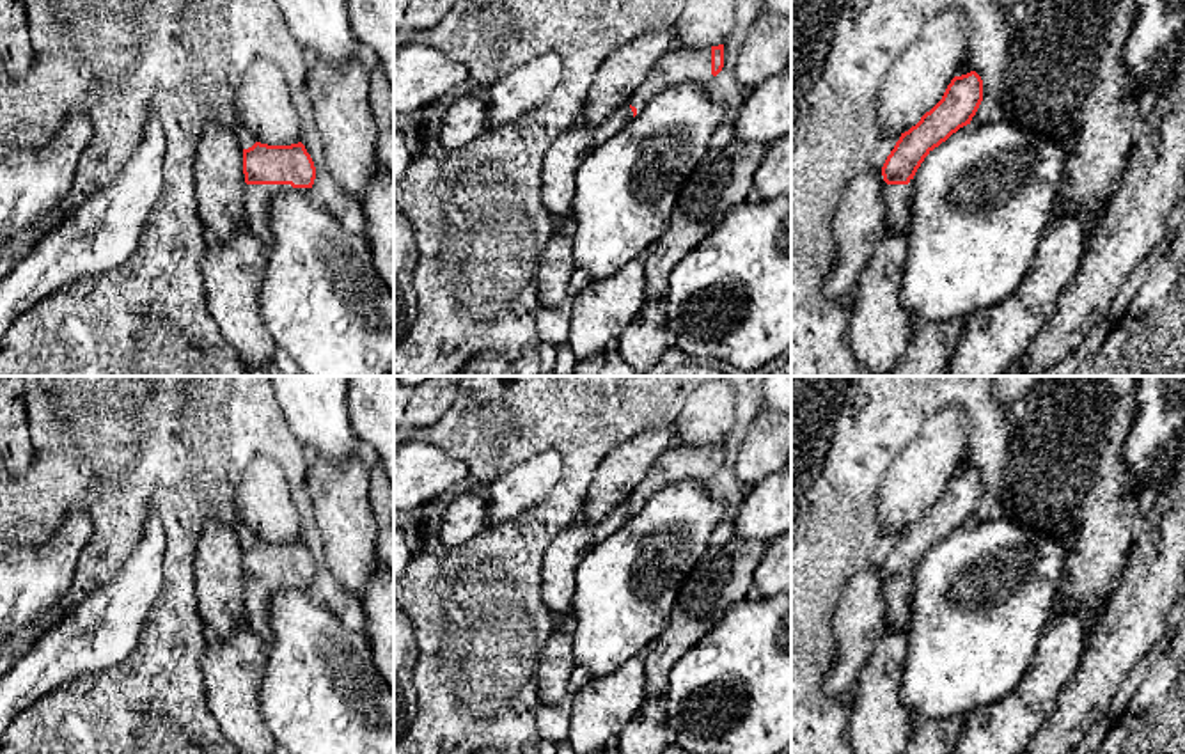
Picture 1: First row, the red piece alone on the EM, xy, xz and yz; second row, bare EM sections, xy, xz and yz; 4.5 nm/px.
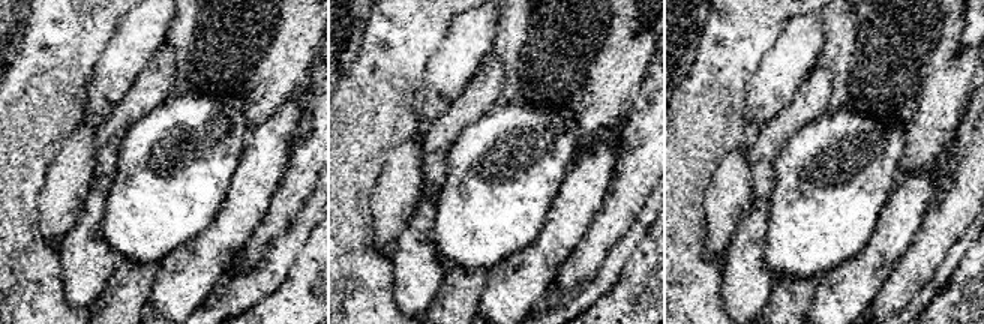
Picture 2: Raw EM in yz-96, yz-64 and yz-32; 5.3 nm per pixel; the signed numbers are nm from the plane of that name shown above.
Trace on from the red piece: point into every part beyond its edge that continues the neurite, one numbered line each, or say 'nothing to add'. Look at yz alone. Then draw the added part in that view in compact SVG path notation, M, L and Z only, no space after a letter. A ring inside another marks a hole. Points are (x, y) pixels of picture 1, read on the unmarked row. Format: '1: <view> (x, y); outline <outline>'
1: yz (898, 595); outline M910 577L908 582L885 582L883 593L885 593L887 633L906 628L914 582L915 582L914 577Z

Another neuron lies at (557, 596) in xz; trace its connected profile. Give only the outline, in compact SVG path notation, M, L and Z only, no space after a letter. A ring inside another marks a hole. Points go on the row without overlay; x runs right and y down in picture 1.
M624 500L600 522L578 518L568 525L550 545L543 559L543 601L557 617L571 610L577 568L582 557L612 536L633 516L630 500Z

